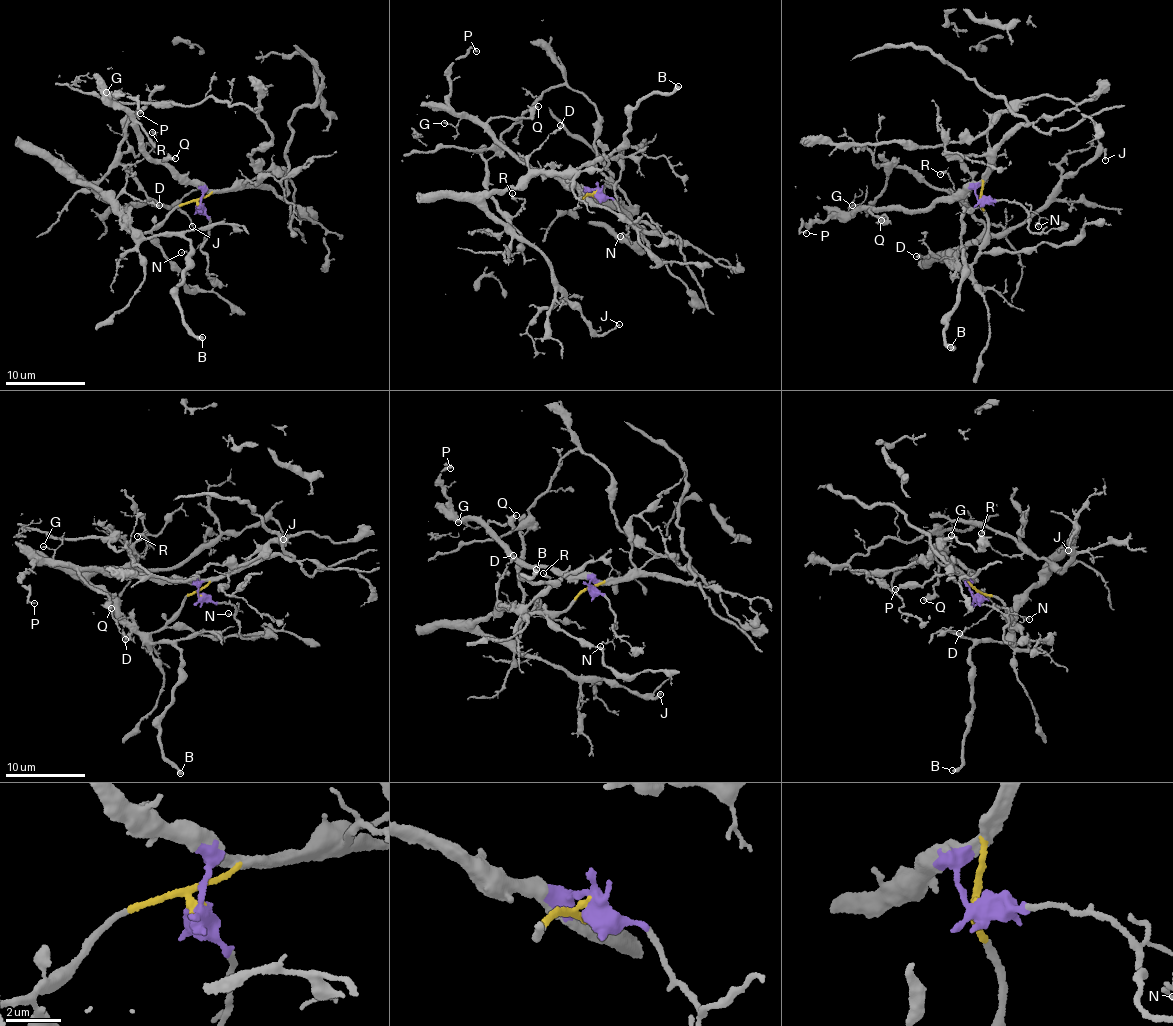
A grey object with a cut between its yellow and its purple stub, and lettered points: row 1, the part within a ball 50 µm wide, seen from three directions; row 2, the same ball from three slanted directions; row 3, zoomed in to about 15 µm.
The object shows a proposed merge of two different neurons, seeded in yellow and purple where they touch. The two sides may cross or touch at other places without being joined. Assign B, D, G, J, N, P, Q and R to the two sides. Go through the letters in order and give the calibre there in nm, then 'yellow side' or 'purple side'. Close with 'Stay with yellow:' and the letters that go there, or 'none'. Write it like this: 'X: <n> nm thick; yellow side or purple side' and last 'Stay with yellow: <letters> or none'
B: 380 nm thick; yellow side
D: 200 nm thick; yellow side
G: 130 nm thick; purple side
J: 150 nm thick; yellow side
N: 110 nm thick; purple side
P: 150 nm thick; purple side
Q: 260 nm thick; purple side
R: 140 nm thick; yellow side
Stay with yellow: B, D, J, R

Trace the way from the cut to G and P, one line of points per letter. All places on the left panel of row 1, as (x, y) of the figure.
G: (198, 205), (200, 187), (172, 175), (167, 166), (146, 159), (140, 151), (130, 117), (106, 92)
P: (198, 205), (200, 187), (146, 159), (130, 118), (110, 98), (122, 94), (138, 104), (139, 114)

